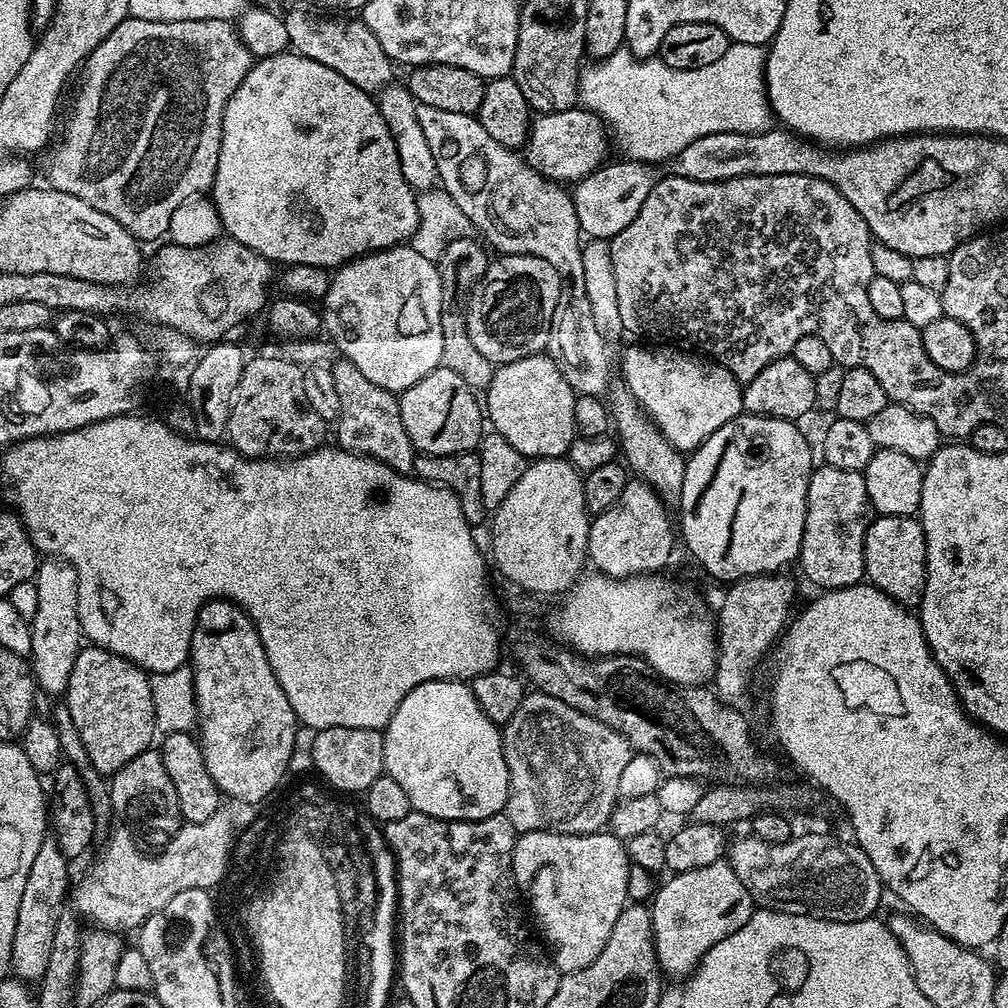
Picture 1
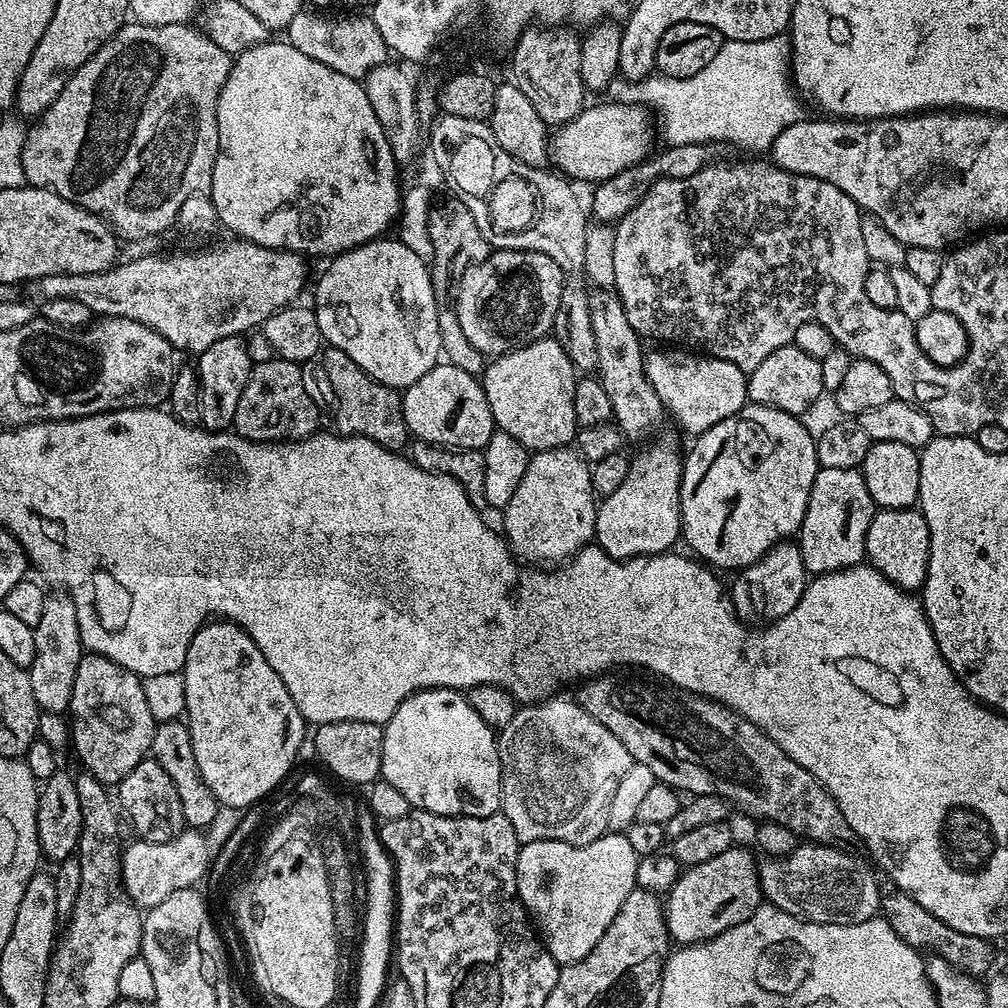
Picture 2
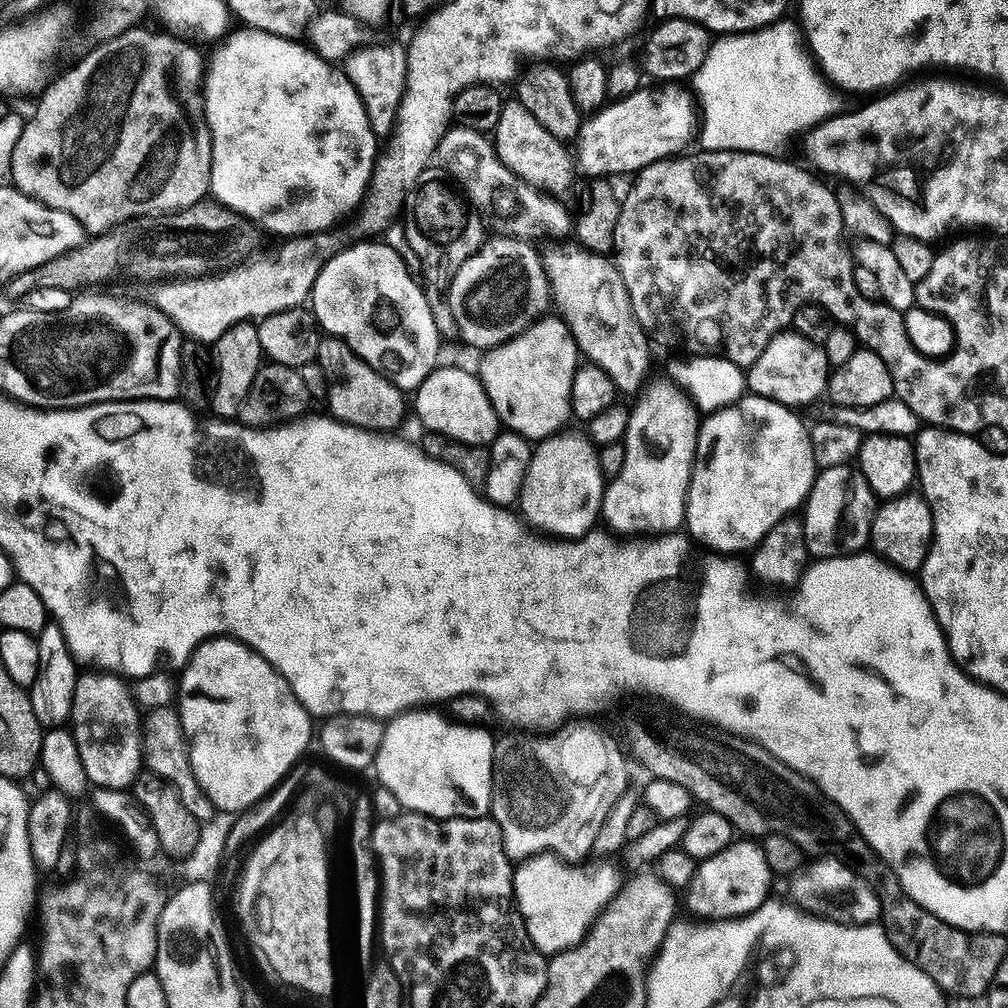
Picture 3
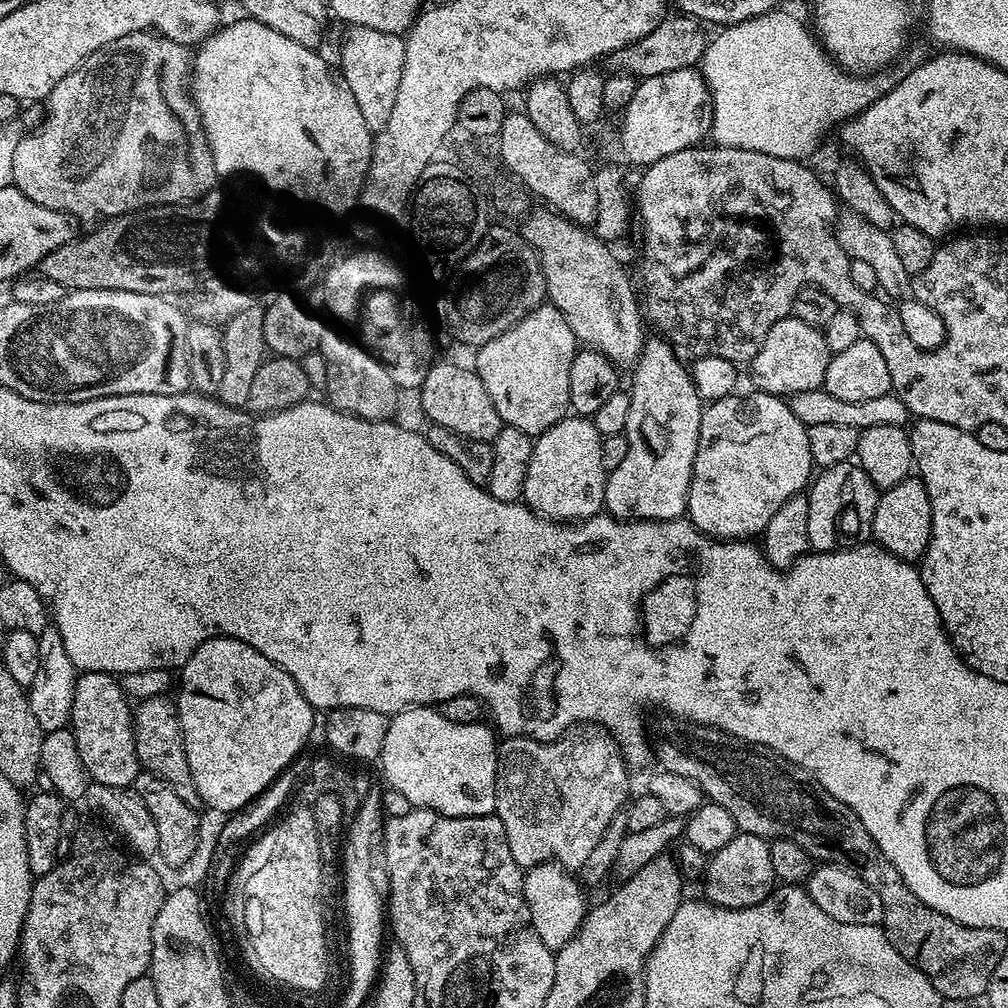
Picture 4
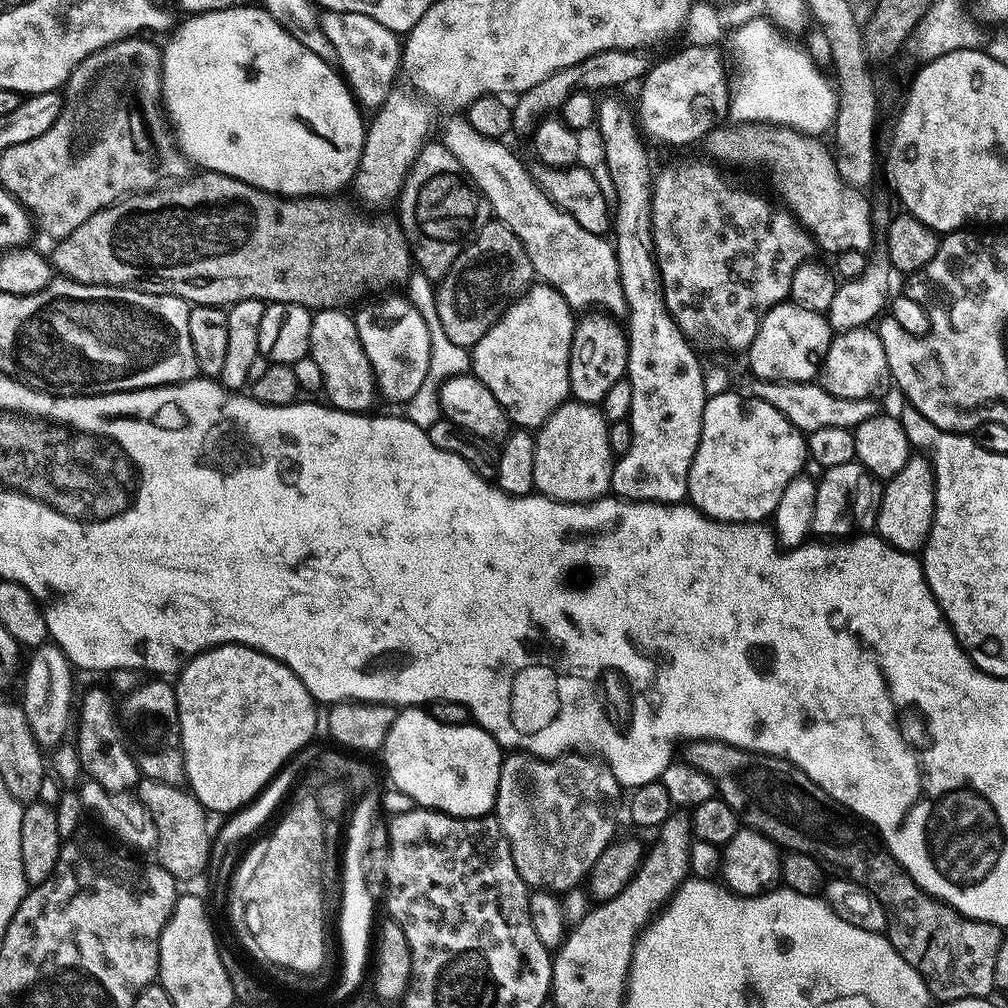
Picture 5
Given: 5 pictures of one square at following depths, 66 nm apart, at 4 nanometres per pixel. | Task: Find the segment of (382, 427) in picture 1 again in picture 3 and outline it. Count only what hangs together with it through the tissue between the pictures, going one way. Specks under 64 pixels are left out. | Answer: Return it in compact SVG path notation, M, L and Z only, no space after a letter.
M323 337L319 342L315 361L322 366L329 382L326 405L328 404L328 412L333 419L373 432L386 434L398 430L396 428L401 424L406 412L403 398L405 395L400 388L394 386L380 372L374 371L364 359L354 355L340 339Z

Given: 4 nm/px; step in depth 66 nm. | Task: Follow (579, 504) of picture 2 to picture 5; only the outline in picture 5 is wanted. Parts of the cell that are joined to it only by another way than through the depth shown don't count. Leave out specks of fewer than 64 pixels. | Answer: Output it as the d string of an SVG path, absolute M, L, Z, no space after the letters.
M565 402L535 433L534 489L563 504L591 504L607 497L612 487L614 457L608 441L609 422L595 404Z

